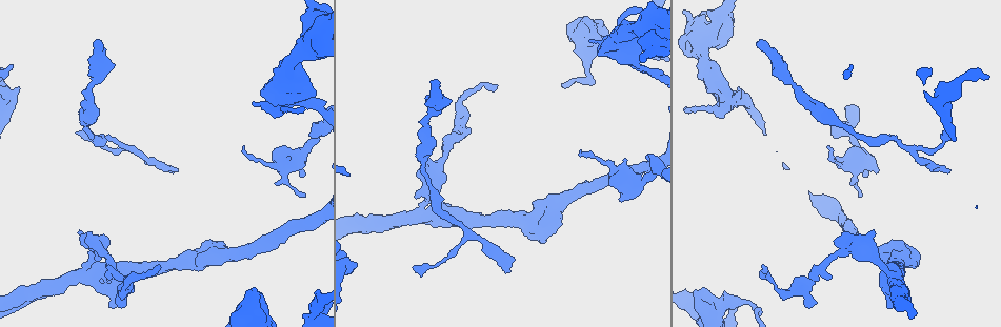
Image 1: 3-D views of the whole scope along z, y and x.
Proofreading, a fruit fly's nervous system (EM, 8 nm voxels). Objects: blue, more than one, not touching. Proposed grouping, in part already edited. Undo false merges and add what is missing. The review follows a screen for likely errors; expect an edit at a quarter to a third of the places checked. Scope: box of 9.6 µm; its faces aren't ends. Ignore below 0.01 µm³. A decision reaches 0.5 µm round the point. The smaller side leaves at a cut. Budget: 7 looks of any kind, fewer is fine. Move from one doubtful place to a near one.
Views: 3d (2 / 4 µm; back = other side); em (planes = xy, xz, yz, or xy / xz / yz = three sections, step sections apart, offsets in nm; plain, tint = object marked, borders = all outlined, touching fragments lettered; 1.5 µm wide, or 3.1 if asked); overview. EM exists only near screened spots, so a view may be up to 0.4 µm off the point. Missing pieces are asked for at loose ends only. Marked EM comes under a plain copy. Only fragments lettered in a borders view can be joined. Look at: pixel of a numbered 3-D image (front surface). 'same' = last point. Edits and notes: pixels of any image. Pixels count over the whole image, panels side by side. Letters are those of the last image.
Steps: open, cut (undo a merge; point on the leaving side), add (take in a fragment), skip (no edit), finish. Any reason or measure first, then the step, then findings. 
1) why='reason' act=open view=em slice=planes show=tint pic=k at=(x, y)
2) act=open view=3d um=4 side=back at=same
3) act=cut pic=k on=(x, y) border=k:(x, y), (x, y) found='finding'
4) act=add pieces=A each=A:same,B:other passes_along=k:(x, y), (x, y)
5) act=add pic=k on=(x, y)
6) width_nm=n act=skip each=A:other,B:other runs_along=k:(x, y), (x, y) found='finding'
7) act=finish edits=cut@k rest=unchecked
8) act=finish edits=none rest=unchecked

why='three arms meet' act=open view=em slice=planes show=borders pic=1 at=(89, 272)

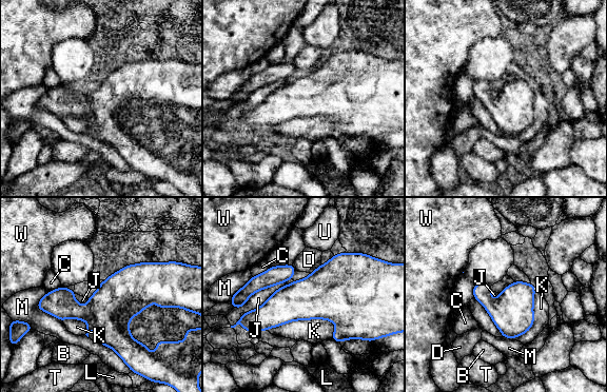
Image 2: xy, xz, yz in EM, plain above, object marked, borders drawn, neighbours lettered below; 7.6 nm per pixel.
longest_contact=K:550nm act=skip each=B:other,C:other,D:other,J:other,K:other,L:other,M:other,T:other,U:other,W:other border=2:(337, 326), (294, 319), (266, 330) found='continuous, no second neuron'

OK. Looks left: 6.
act=open view=em slice=xy step=8 show=borders pic=1 at=(416, 268)

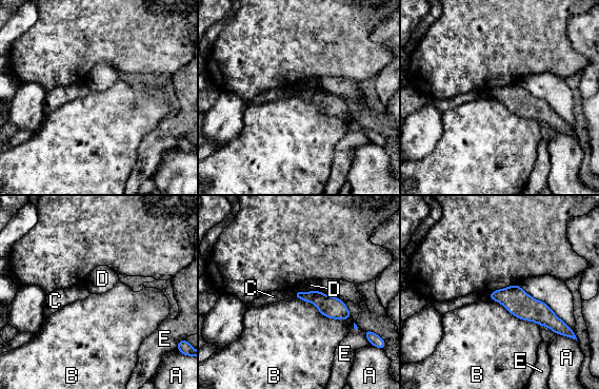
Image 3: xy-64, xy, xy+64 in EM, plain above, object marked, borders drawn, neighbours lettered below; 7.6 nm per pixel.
act=skip each=A:other,B:other,C:other,D:other,E:other runs_along=3:(492, 295), (513, 297), (556, 327) found='none of them fits'

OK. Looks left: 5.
why='free end' act=open view=em slice=planes show=borders pic=1 at=(694, 291)

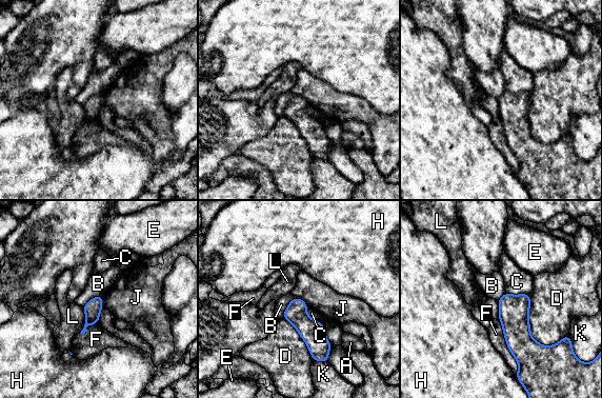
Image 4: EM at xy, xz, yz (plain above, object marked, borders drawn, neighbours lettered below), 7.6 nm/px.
longest_contact=F:440nm act=skip each=A:other,B:other,C:other,D:other,E:other,F:other,H:other,J:other,K:other,L:other runs_along=4:(296, 300), (296, 314), (324, 358) found='none of them fits'

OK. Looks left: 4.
act=finish edits=none rest=unchecked

